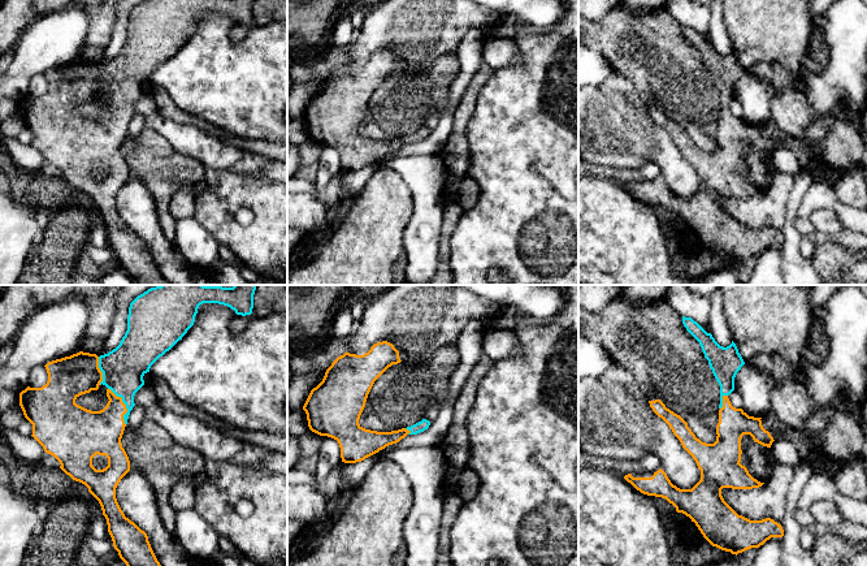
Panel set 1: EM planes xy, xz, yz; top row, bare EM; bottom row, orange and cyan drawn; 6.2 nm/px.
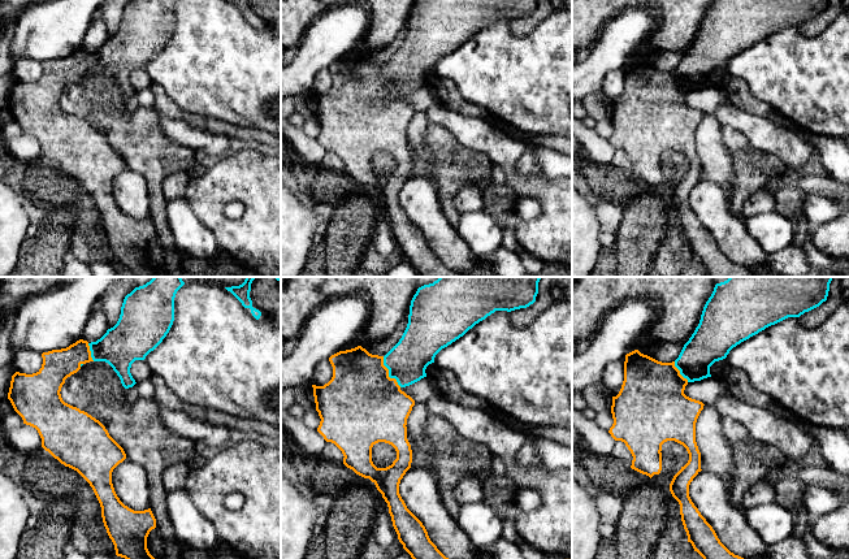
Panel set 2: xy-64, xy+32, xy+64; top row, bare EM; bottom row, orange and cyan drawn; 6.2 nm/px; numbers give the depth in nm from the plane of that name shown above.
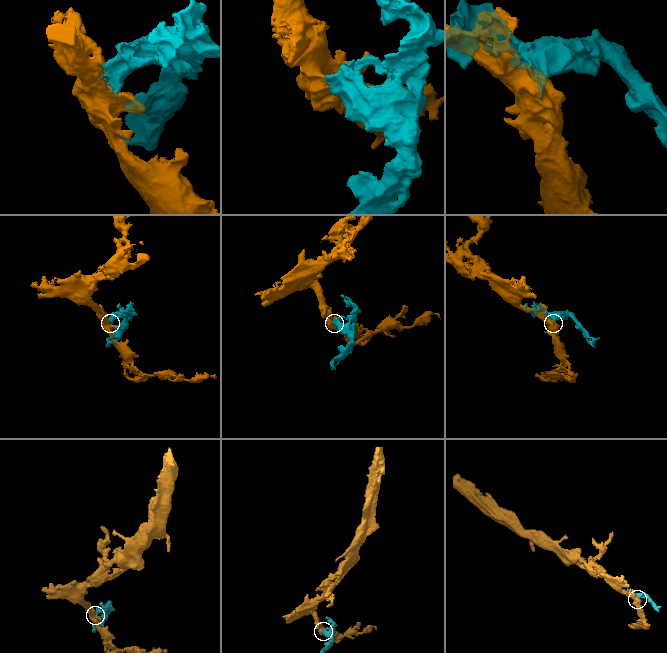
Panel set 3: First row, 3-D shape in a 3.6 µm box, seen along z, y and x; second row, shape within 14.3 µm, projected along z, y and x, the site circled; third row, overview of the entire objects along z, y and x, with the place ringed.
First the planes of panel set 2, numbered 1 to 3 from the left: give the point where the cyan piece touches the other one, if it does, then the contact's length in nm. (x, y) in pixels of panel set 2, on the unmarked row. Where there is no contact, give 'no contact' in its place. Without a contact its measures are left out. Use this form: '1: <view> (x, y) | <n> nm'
1: xy-64 (90, 61) | 120 nm
2: xy+32 (388, 82) | 220 nm
3: xy+64 (679, 81) | 160 nm

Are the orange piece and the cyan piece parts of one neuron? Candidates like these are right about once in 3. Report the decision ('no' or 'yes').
yes

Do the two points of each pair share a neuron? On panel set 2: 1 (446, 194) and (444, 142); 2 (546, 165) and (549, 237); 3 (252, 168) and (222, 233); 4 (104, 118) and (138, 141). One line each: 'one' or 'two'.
1: one
2: two
3: one
4: one

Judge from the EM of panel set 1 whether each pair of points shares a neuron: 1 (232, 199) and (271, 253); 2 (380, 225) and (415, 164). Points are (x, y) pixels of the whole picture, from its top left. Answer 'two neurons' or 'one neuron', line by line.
1: one neuron
2: two neurons

